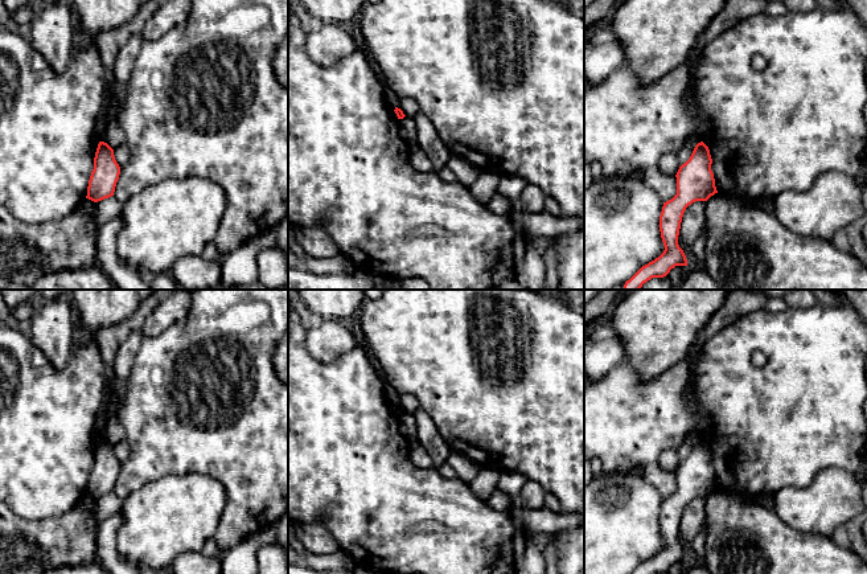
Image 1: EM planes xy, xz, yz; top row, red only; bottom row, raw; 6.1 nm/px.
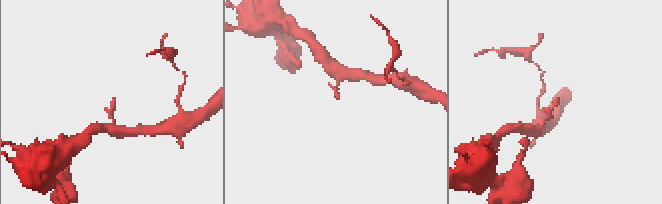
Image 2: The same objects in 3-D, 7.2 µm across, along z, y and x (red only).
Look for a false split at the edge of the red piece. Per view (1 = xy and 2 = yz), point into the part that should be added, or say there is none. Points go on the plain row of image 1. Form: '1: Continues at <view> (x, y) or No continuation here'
1: No continuation here
2: No continuation here

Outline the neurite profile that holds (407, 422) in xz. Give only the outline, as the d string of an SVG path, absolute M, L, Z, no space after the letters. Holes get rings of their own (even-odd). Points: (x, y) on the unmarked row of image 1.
M404 413L399 415L399 430L400 434L407 438L411 443L416 439L416 418L414 413Z

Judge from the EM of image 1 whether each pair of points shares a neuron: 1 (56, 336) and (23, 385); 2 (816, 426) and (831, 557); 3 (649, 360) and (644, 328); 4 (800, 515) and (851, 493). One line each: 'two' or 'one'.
1: two
2: two
3: one
4: one

